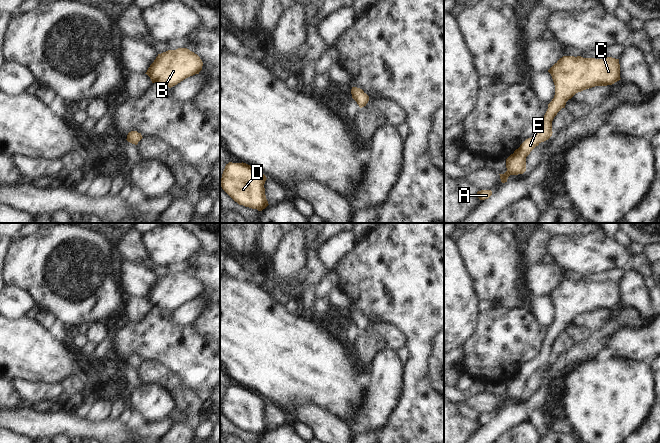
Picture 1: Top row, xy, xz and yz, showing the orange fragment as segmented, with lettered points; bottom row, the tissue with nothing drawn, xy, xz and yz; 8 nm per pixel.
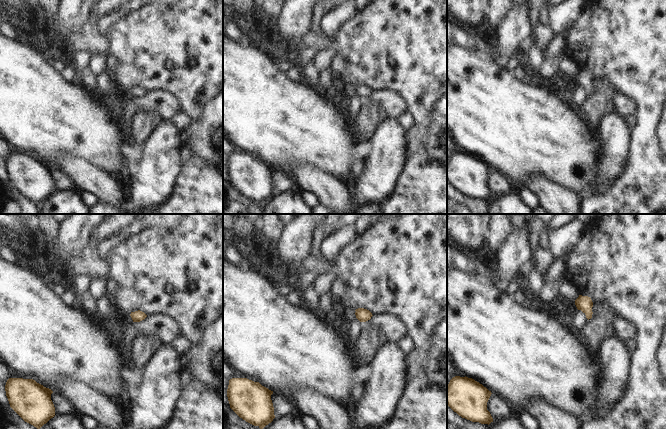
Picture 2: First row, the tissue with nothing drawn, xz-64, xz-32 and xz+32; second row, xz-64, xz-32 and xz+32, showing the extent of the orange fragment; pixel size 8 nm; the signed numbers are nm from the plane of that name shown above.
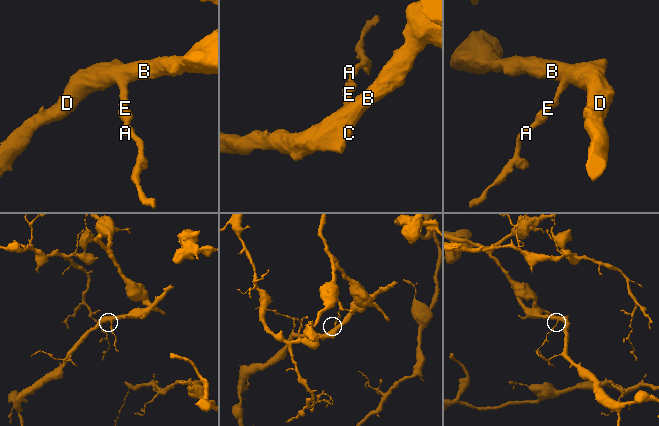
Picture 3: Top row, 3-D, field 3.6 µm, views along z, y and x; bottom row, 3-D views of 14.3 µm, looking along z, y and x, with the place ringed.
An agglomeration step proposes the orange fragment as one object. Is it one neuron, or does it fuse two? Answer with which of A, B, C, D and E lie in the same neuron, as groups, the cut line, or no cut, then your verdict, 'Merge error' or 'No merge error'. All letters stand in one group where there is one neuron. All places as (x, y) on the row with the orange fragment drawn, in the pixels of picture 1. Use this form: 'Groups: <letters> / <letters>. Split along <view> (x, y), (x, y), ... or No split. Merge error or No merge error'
Groups: A B C D E. No split. No merge error.

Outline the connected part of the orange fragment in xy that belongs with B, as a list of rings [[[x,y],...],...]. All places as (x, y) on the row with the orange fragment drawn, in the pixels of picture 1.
[[[187,48],[168,50],[158,54],[148,68],[147,74],[152,83],[173,87],[184,79],[199,74],[203,62],[200,57]]]

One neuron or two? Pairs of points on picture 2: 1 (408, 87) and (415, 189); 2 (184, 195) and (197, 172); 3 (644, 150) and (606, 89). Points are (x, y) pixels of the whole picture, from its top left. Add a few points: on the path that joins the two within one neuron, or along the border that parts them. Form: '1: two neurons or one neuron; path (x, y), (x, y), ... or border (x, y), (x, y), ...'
1: one neuron; path (419, 112), (419, 129), (416, 134), (416, 164)
2: one neuron; path (190, 189), (196, 183), (196, 178)
3: two neurons; border (595, 79), (608, 81), (618, 91)

